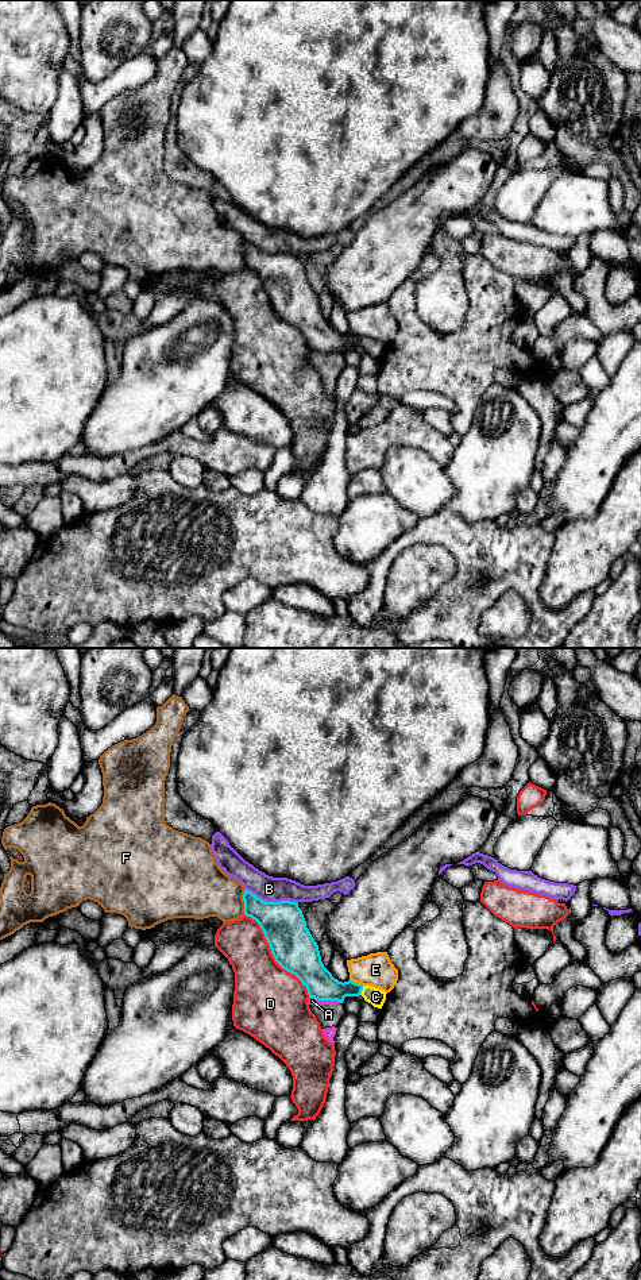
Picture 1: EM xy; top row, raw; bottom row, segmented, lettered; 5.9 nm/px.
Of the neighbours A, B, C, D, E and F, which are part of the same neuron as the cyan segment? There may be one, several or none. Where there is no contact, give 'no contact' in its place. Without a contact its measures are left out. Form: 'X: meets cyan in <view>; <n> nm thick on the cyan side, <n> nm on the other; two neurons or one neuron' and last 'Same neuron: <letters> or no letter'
A: meets cyan in xy; 190 nm thick on the cyan side, 50 nm on the other; two neurons
B: meets cyan in xy; 260 nm thick on the cyan side, 150 nm on the other; two neurons
C: meets cyan in xy; 170 nm thick on the cyan side, 100 nm on the other; one neuron
D: meets cyan in xy; 260 nm thick on the cyan side, 380 nm on the other; two neurons
E: meets cyan in xy; 170 nm thick on the cyan side, 200 nm on the other; two neurons
F: meets cyan in xy; 240 nm thick on the cyan side, 320 nm on the other; two neurons
Same neuron: C

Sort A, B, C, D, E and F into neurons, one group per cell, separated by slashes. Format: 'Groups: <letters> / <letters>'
Groups: A / B / C / D / E / F

